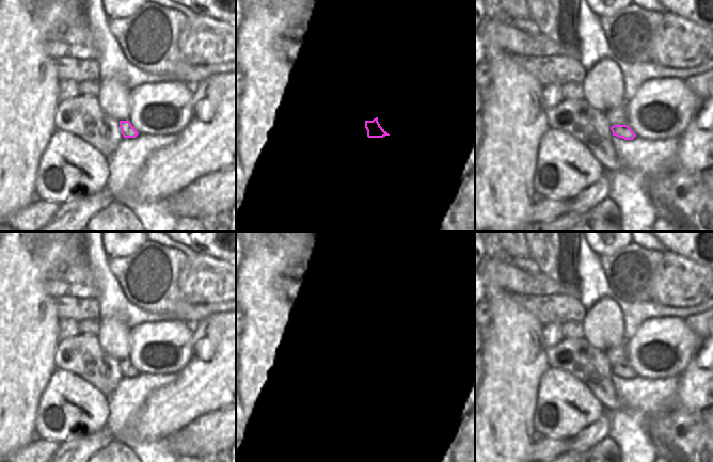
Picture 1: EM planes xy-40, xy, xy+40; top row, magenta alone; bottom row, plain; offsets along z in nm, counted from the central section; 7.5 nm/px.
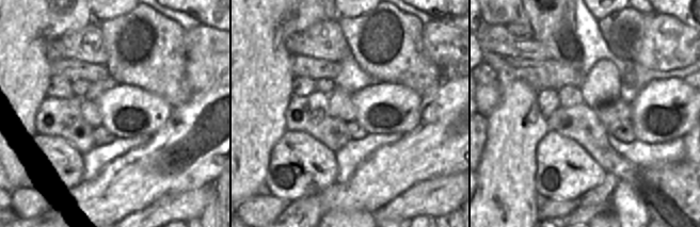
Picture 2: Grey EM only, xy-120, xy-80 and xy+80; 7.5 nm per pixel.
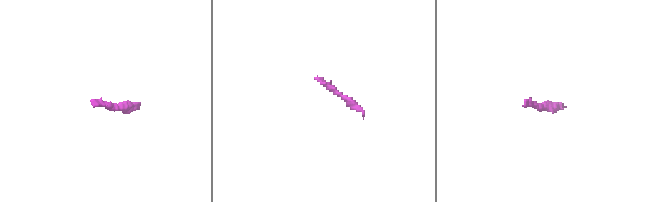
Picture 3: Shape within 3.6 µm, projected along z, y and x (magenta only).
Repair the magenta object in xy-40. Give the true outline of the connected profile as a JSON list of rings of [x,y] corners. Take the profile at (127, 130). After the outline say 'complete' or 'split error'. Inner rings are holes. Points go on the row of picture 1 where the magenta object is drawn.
[[[120,121],[120,128],[124,138],[136,138],[139,134],[129,121]]]; complete

